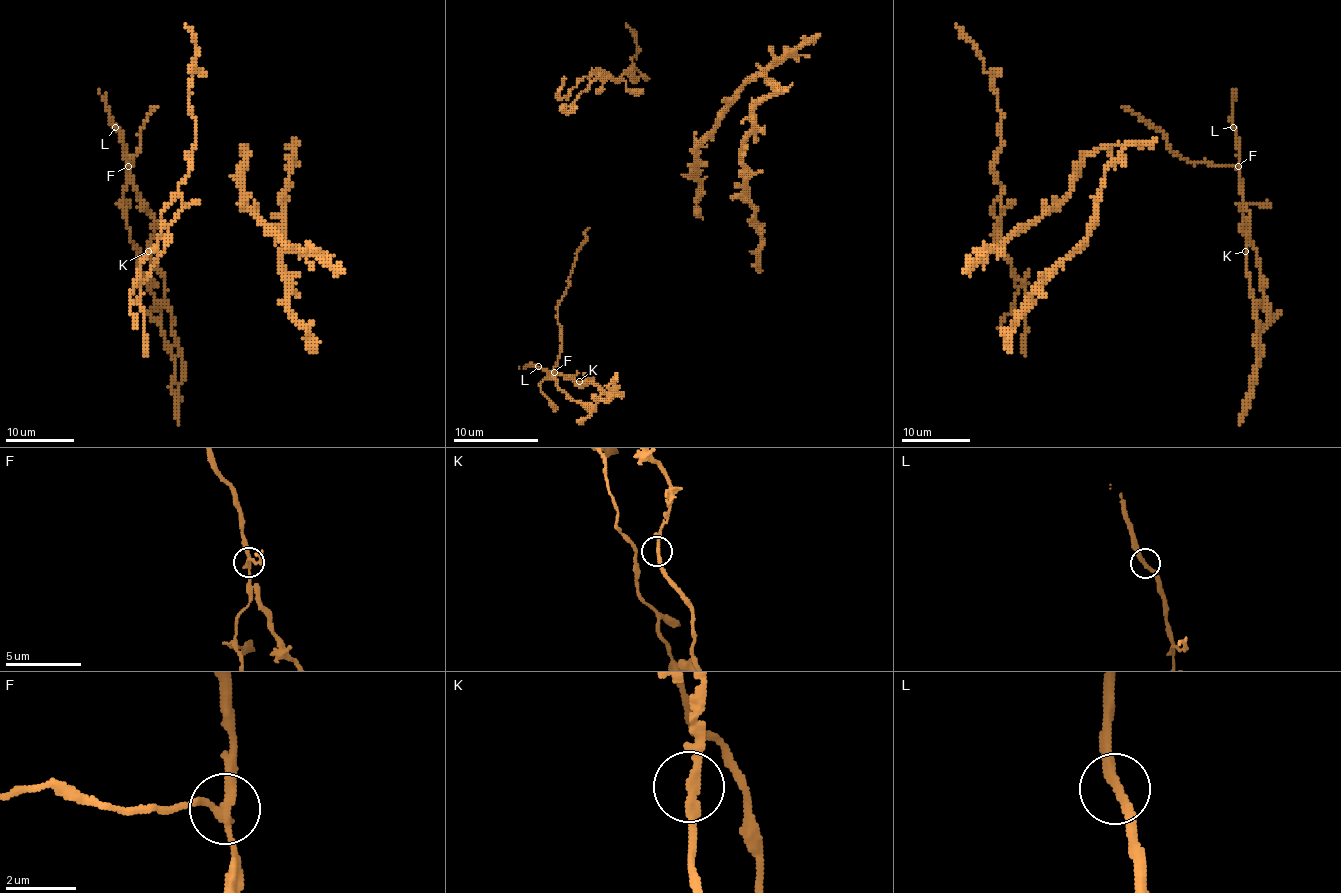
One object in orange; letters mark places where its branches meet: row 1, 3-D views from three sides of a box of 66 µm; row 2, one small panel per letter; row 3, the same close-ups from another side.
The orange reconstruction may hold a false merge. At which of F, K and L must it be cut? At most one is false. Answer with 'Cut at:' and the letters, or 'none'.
Cut at: F

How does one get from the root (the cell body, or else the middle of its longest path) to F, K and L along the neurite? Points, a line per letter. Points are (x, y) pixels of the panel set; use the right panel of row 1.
F: (1121, 108), (1128, 108), (1156, 127), (1173, 153), (1194, 163), (1209, 161), (1218, 166), (1238, 166)
K: (1121, 108), (1156, 127), (1173, 153), (1194, 163), (1233, 165), (1238, 170), (1242, 204), (1249, 211), (1245, 251)
L: (1121, 108), (1128, 108), (1156, 127), (1173, 153), (1194, 163), (1237, 165), (1238, 139), (1233, 127)

